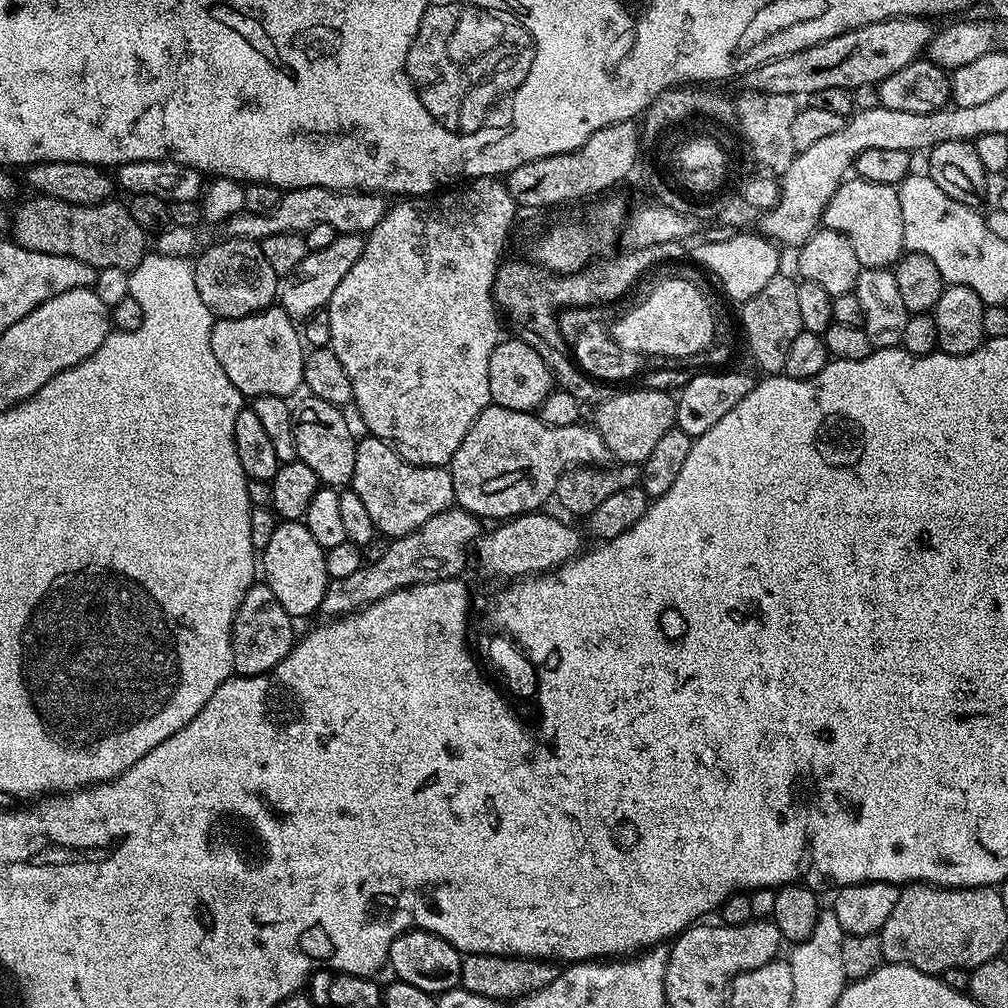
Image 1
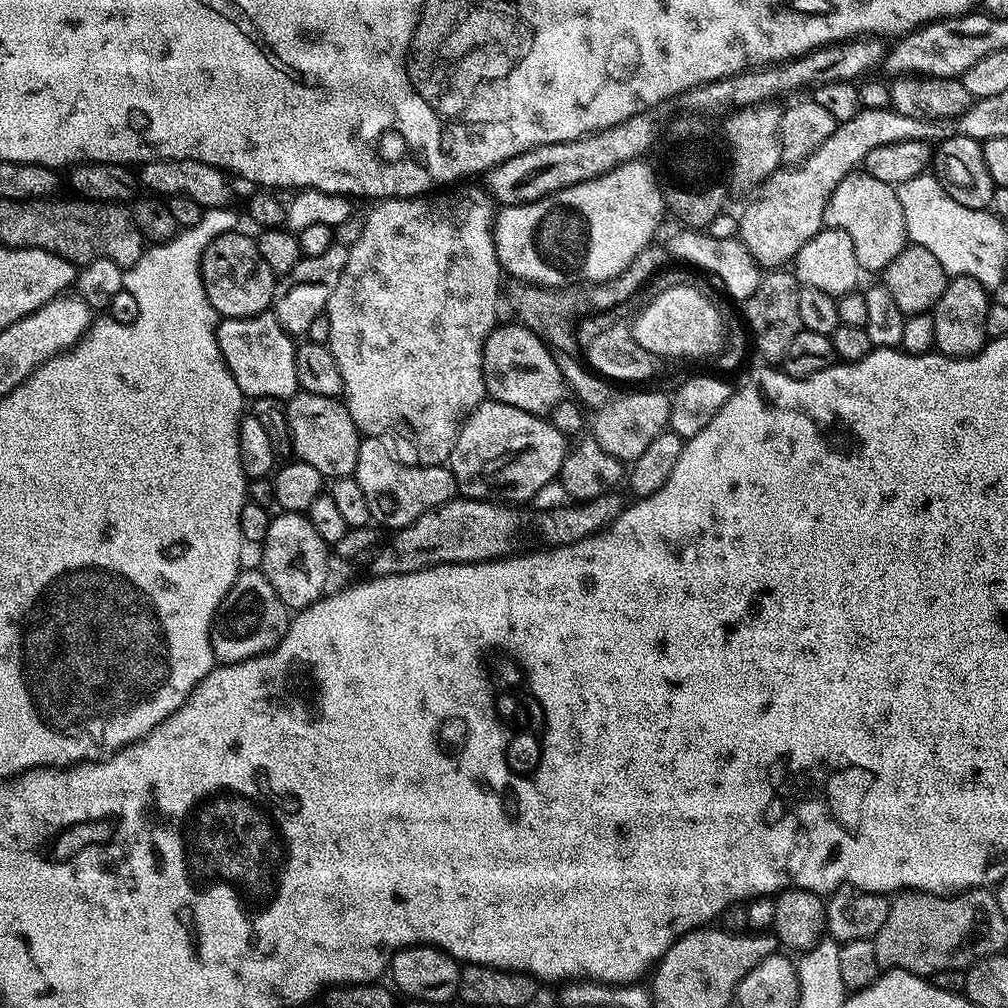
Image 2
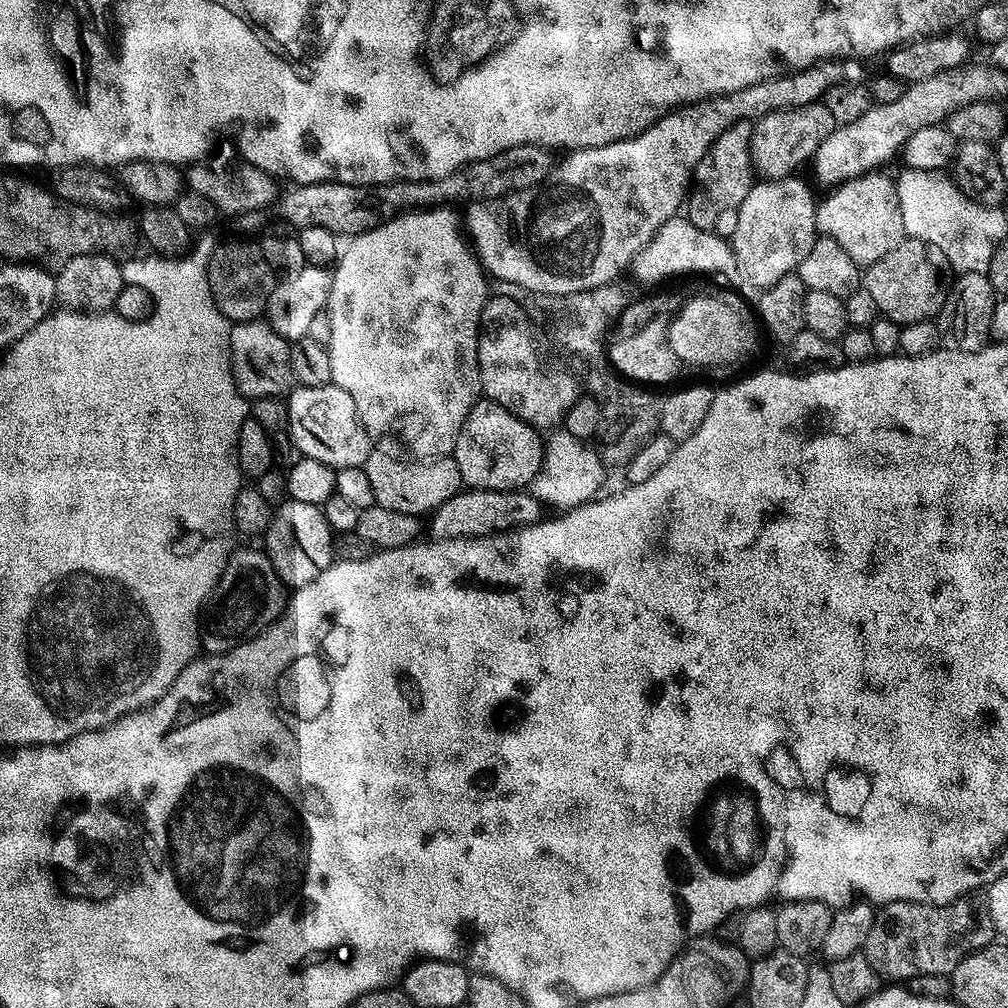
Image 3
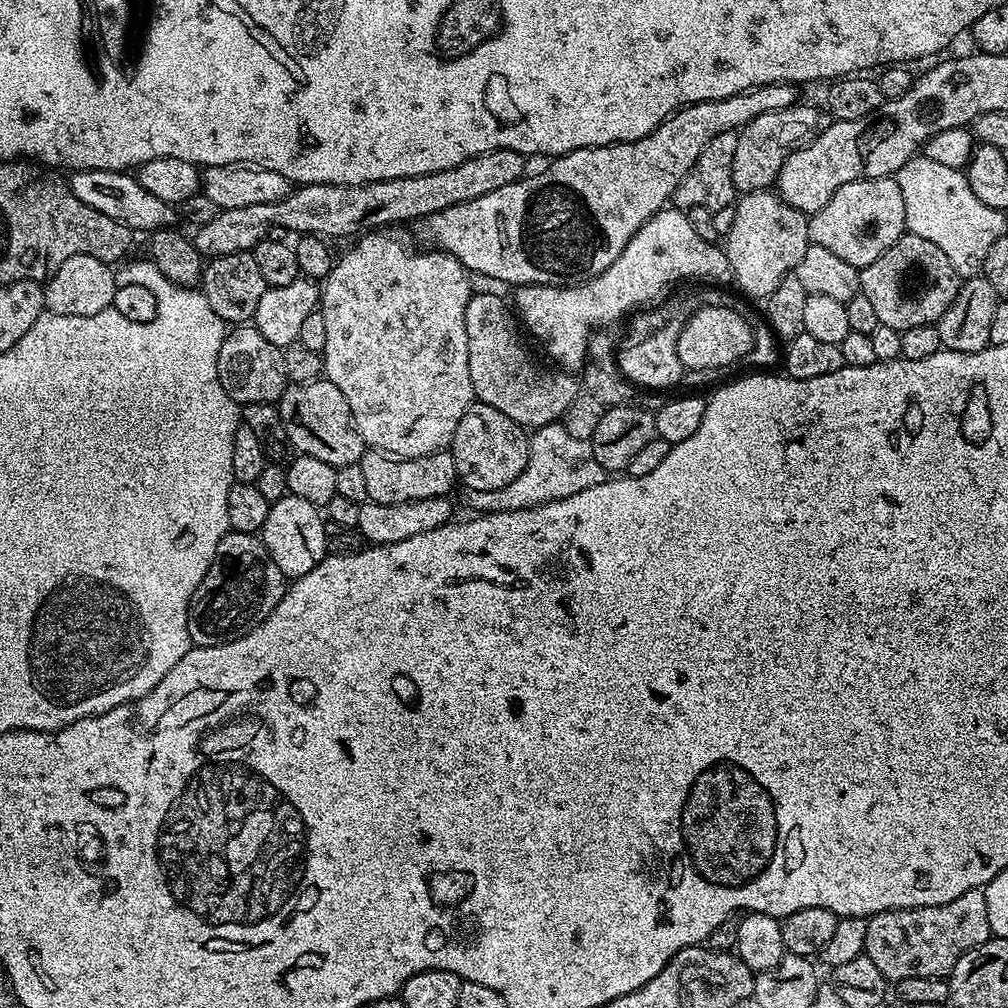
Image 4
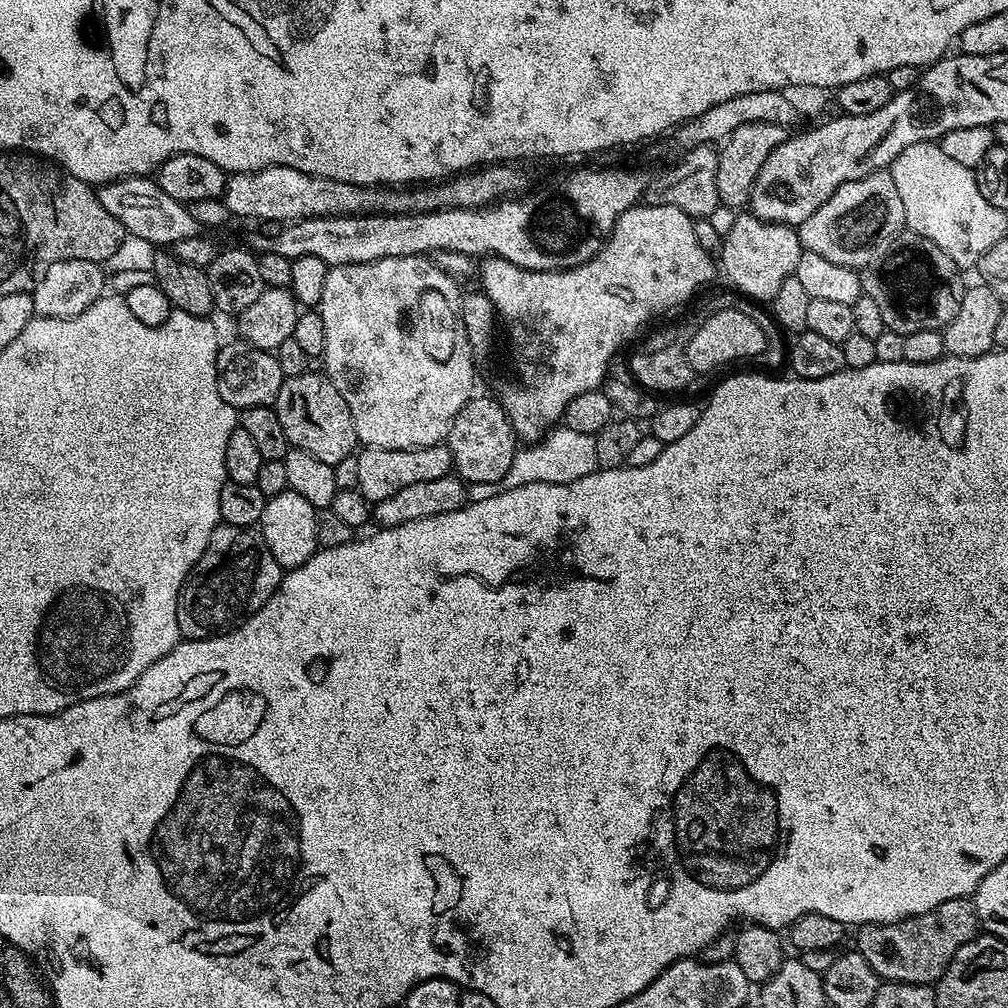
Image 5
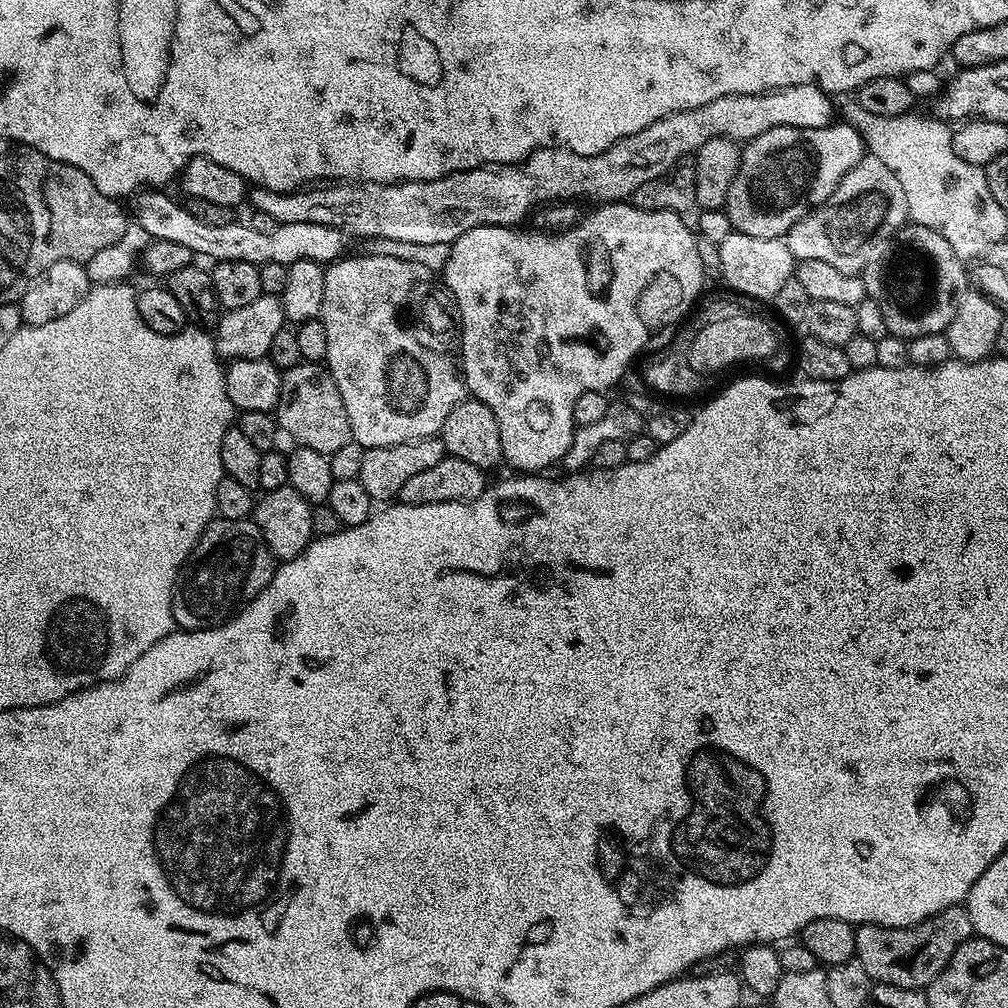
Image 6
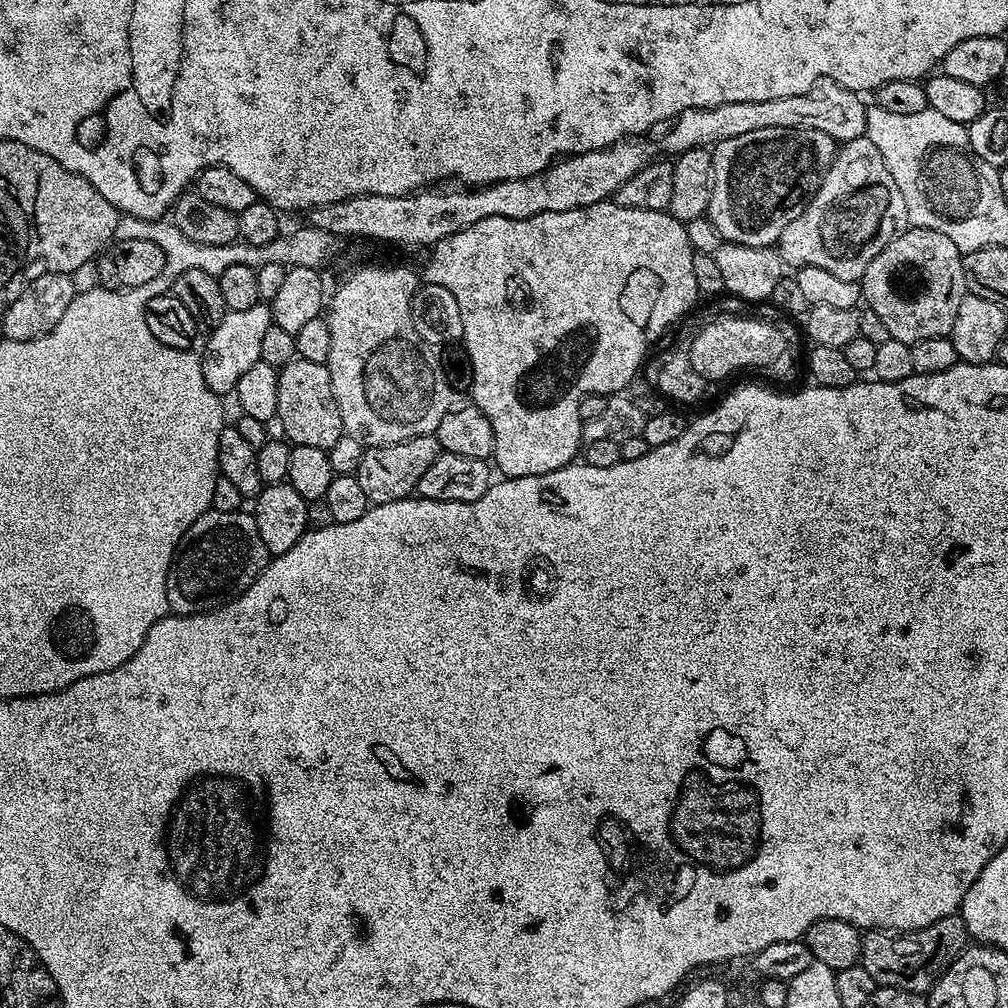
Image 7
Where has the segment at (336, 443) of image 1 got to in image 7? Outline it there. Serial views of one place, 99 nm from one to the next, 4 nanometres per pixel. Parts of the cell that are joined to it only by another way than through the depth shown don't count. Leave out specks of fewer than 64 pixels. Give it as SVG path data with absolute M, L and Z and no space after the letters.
M297 358L279 369L279 373L276 420L284 427L283 435L292 444L318 446L325 450L334 446L334 442L338 442L345 431L338 414L338 402L334 398L328 365Z

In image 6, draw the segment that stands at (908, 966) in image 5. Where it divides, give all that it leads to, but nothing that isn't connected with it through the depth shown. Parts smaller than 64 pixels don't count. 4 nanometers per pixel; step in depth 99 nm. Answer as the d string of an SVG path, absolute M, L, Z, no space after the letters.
M964 906L947 908L909 928L862 924L856 928L855 959L866 966L866 974L870 974L875 983L924 990L938 978L938 974L942 974L954 950L973 936L970 914Z

